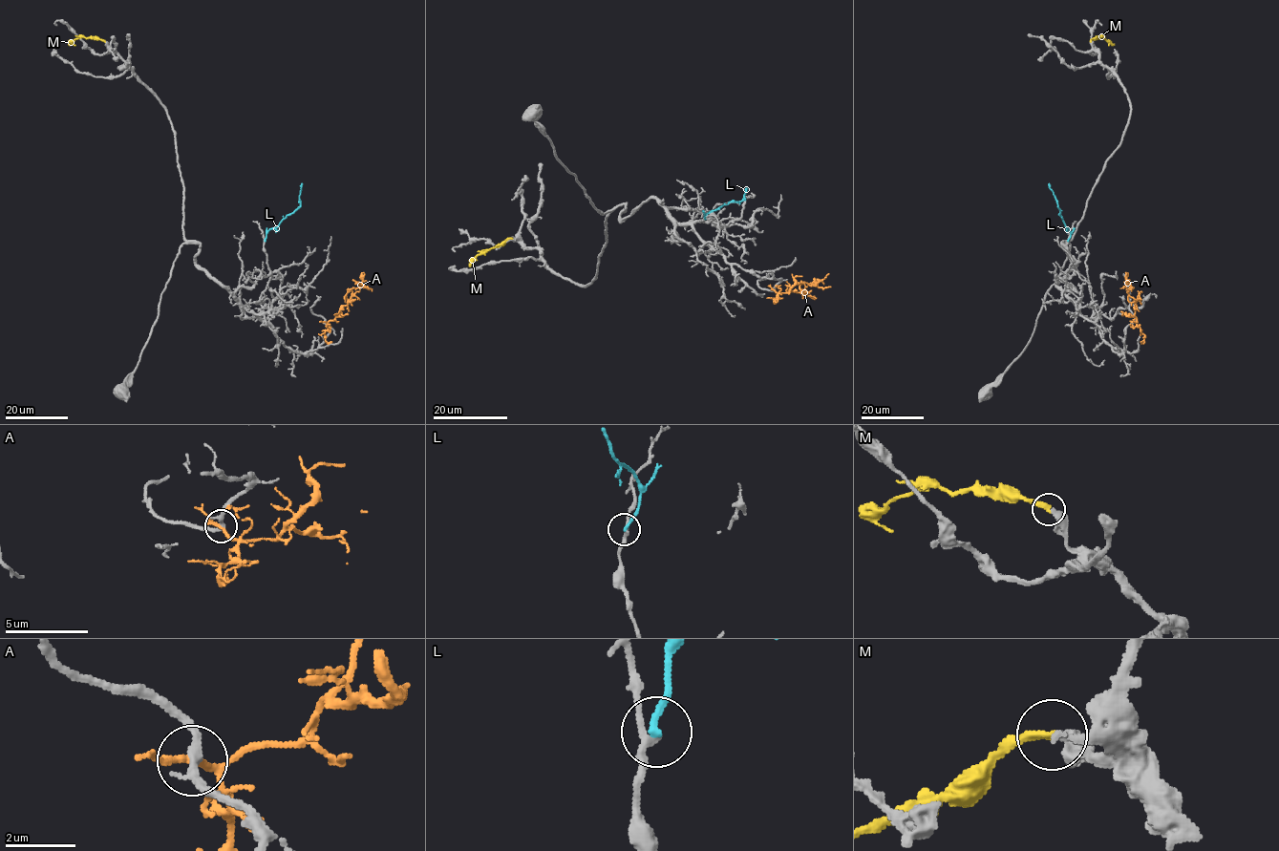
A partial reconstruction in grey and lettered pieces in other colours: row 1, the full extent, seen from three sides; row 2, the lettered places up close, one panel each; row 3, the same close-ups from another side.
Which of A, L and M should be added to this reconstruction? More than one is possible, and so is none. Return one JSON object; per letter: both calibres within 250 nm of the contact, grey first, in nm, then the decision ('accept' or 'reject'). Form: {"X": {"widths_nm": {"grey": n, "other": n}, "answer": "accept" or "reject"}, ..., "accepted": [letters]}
{"A": {"widths_nm": {"grey": 240, "other": 150}, "answer": "reject"}, "L": {"widths_nm": {"grey": 200, "other": 190}, "answer": "reject"}, "M": {"widths_nm": {"grey": 400, "other": 240}, "answer": "accept"}, "accepted": ["M"]}

